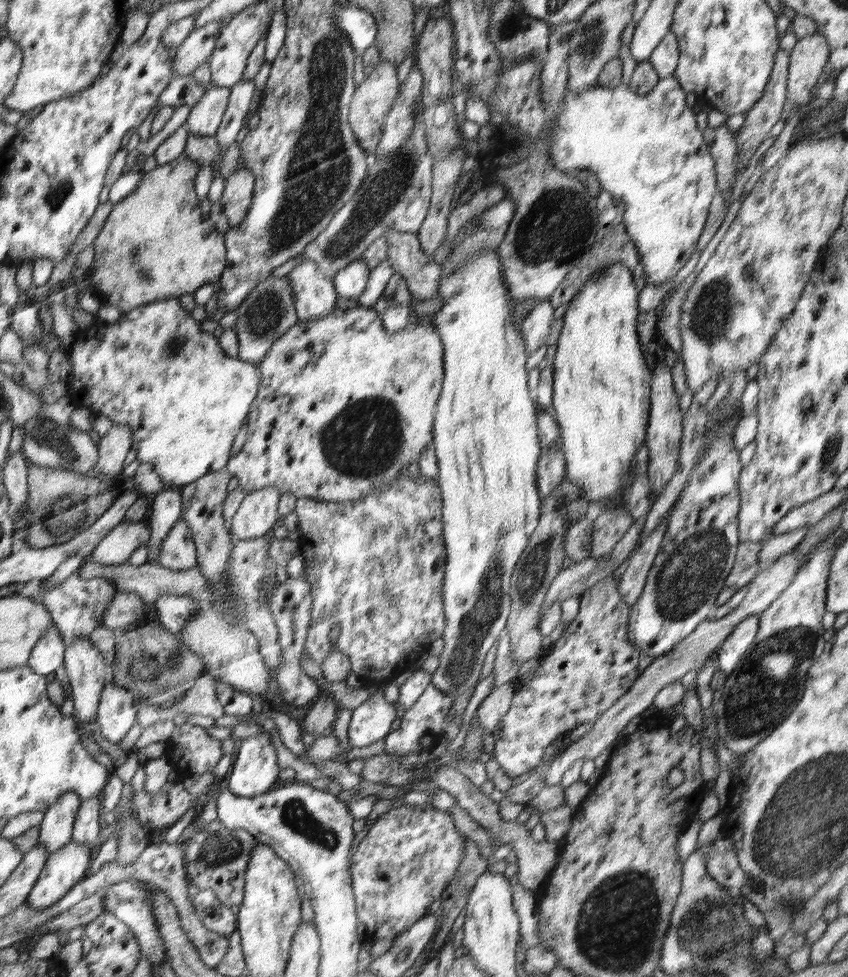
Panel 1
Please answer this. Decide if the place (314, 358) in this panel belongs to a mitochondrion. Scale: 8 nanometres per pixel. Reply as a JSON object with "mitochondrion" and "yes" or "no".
{"mitochondrion":"no"}

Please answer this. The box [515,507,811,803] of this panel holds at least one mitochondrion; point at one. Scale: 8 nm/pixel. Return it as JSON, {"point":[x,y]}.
{"point":[691,573]}

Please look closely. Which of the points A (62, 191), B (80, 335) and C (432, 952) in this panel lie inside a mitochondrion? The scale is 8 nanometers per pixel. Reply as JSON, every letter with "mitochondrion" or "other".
{"A":"mitochondrion","B":"other","C":"other"}

